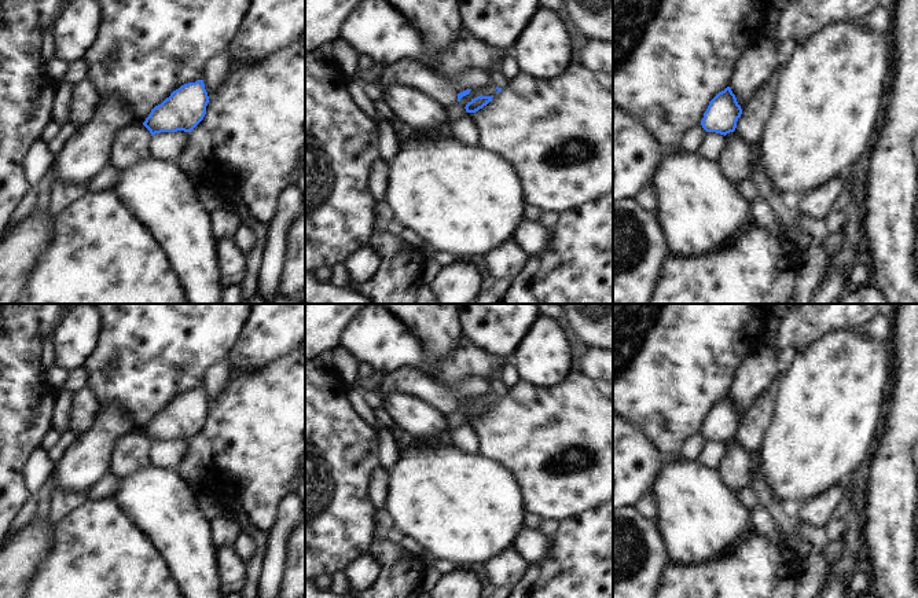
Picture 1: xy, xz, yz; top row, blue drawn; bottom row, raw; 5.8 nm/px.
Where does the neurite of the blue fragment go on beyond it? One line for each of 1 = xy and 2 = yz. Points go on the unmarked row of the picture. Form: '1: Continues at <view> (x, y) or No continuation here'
1: No continuation here
2: No continuation here.

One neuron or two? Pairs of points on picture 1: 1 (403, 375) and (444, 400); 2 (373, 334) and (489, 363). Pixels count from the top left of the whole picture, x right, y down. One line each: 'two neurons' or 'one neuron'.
1: one neuron
2: one neuron

